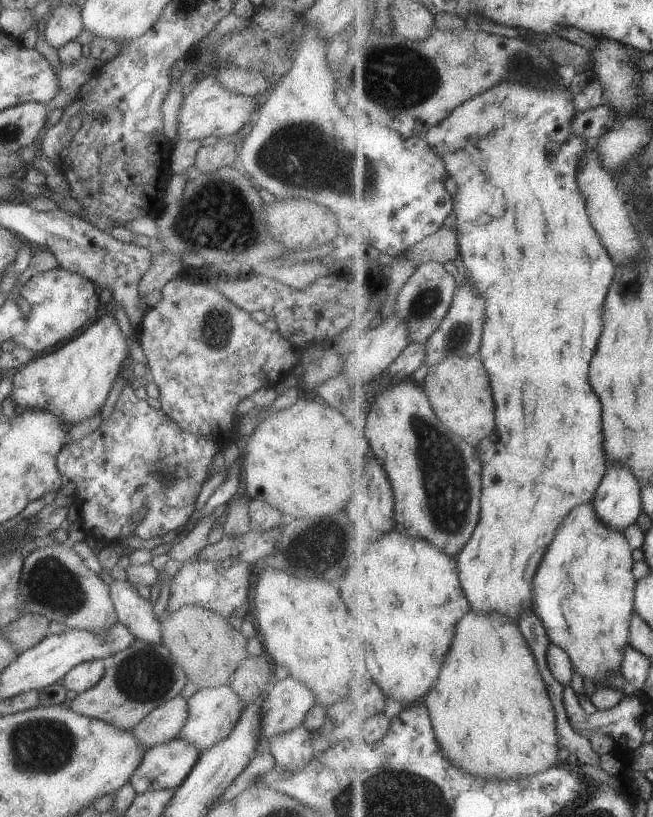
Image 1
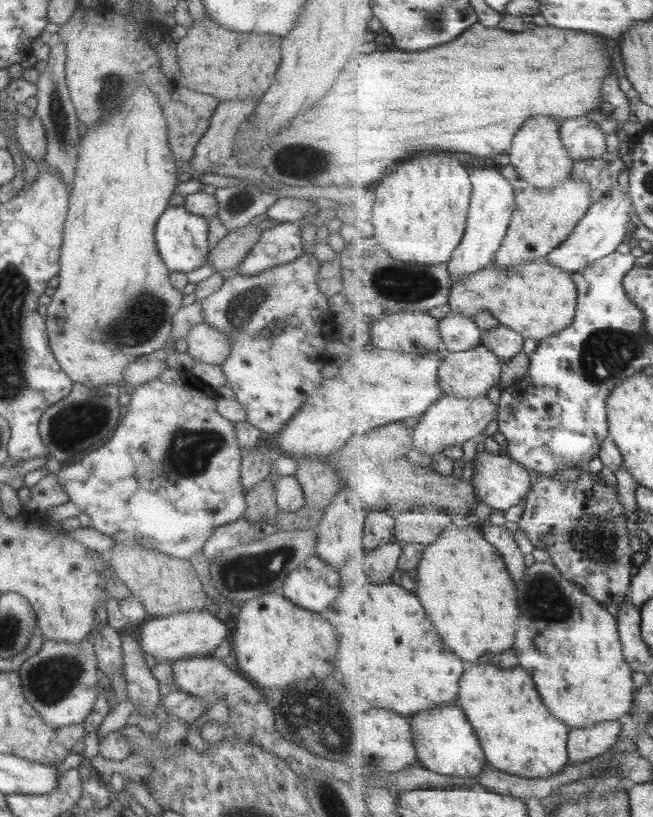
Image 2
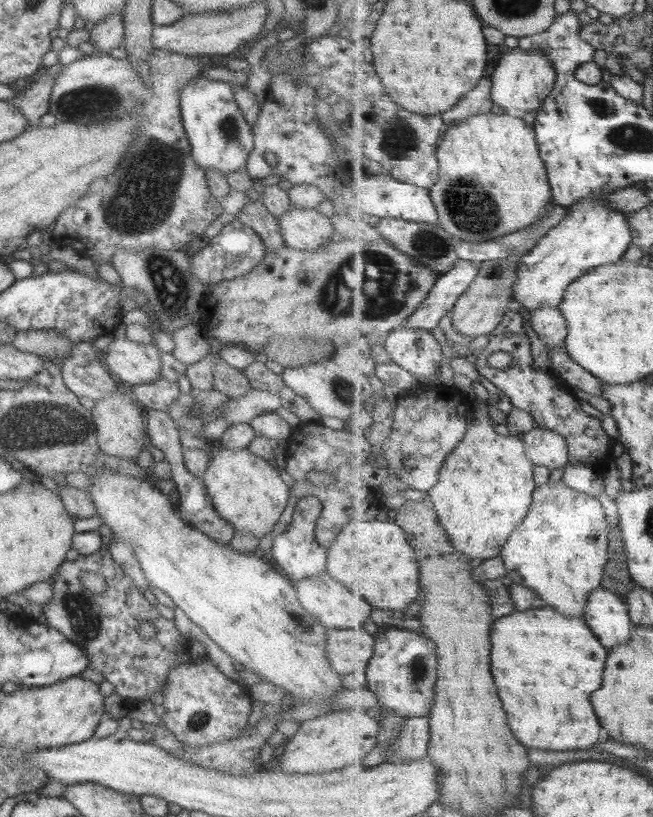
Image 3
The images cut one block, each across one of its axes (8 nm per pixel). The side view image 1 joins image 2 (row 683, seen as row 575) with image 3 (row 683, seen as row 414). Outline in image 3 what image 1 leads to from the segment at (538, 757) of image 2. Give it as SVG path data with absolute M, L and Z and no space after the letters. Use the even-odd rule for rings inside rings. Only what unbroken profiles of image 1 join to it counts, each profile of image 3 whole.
M552 606L531 608L525 612L515 610L509 616L498 618L497 622L493 623L493 676L497 680L501 700L505 700L505 710L509 712L509 724L515 732L515 736L521 740L521 744L525 744L527 748L541 748L541 750L555 750L555 752L563 750L565 752L565 750L587 750L587 748L593 748L601 740L601 724L593 710L591 694L595 690L599 690L603 684L603 672L606 670L605 666L607 666L609 655L608 648L605 648L605 645L597 638L596 633L583 618L569 618L557 612Z

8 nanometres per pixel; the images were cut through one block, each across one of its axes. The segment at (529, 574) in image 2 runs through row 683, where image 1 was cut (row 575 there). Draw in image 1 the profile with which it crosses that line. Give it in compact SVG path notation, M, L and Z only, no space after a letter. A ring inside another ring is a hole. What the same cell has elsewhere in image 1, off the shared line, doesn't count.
M587 502L575 506L561 522L534 578L531 609L543 621L552 642L569 653L589 689L621 673L635 611L633 563L627 538L601 522L594 503Z

